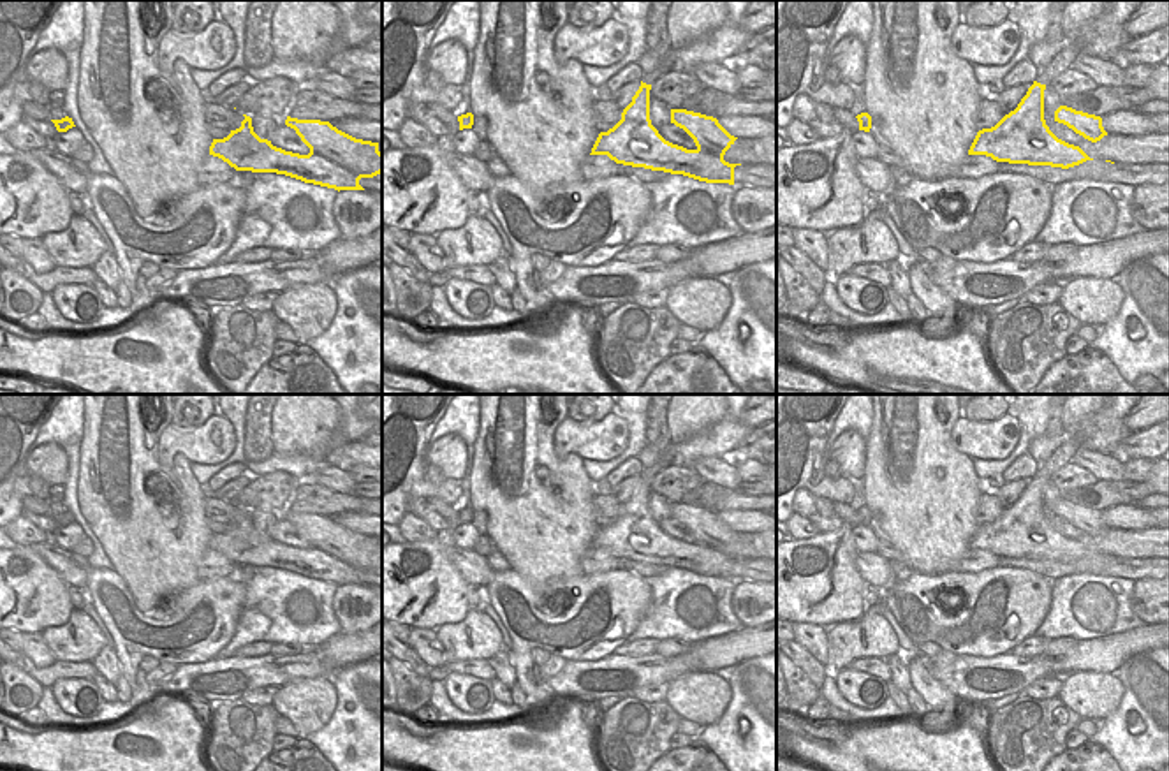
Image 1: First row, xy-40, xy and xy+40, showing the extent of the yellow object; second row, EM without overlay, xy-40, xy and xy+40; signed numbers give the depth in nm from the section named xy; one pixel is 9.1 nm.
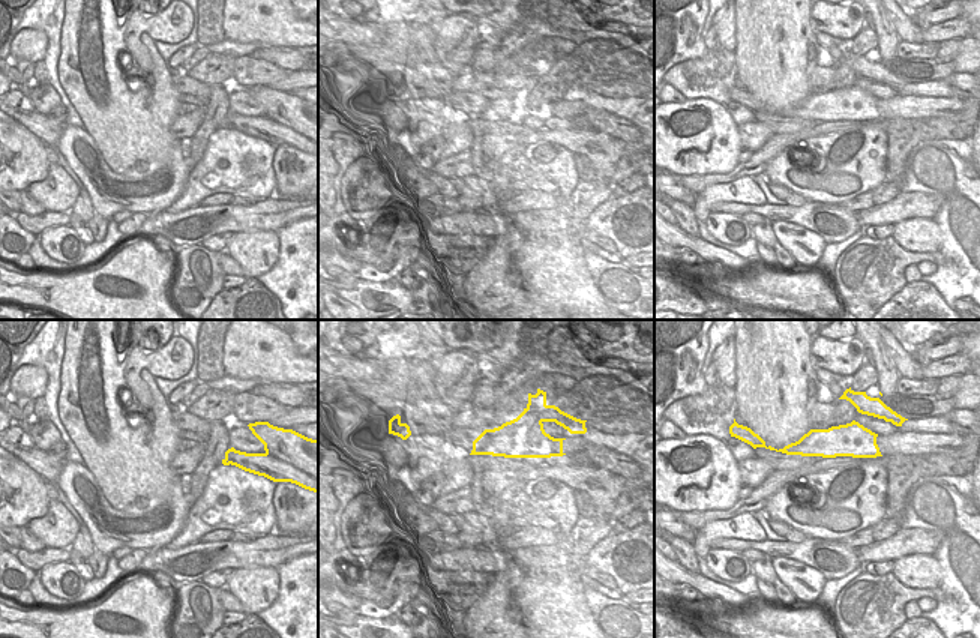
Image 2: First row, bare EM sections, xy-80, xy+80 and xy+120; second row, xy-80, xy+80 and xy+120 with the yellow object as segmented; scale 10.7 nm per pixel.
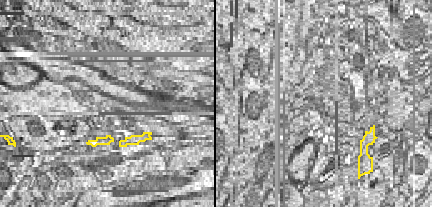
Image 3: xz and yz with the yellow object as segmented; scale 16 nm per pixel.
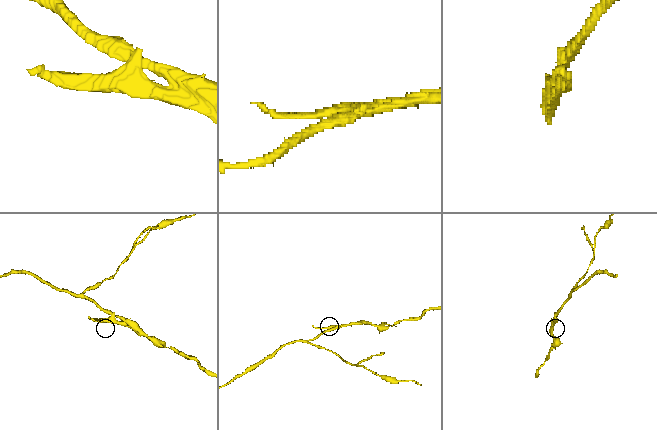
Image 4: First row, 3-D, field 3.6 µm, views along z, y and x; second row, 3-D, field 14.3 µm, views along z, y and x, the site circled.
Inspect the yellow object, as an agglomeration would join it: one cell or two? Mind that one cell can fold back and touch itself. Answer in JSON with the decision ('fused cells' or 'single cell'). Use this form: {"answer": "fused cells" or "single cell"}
{"answer": "fused cells"}

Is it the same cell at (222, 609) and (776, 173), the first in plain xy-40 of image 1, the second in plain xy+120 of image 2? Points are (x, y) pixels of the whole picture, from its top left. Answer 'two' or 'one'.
one

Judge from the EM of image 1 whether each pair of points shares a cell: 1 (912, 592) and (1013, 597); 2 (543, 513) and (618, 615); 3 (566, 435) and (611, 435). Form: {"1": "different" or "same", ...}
{"1": "same", "2": "different", "3": "same"}

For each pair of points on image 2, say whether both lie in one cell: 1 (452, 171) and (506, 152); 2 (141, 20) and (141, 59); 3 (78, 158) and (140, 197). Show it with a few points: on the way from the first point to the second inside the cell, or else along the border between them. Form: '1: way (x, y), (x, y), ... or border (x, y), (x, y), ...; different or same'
1: way (465, 176), (482, 176), (493, 165); same
2: way (134, 29), (135, 50); same
3: way (90, 176), (90, 180), (99, 191), (122, 198); same

